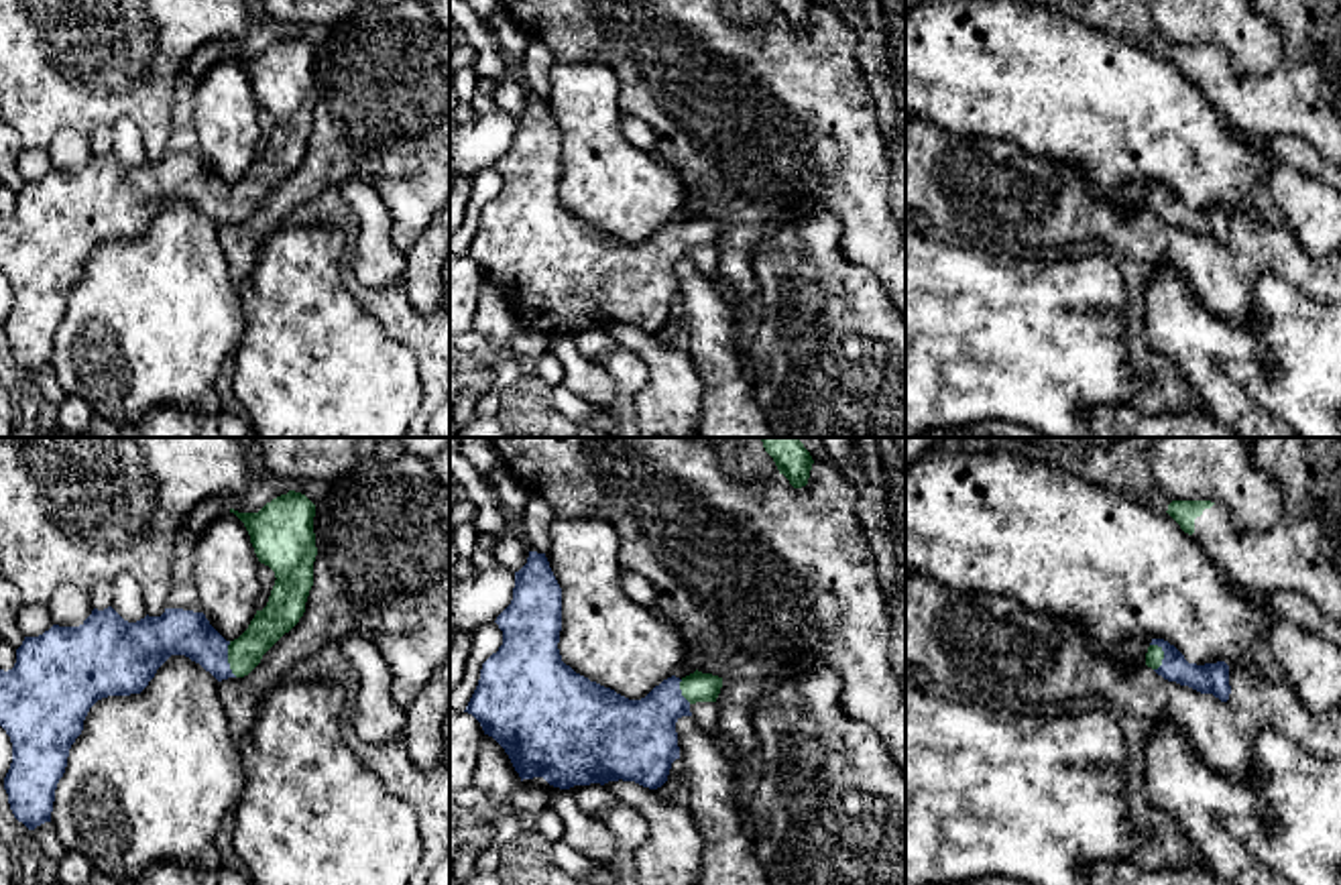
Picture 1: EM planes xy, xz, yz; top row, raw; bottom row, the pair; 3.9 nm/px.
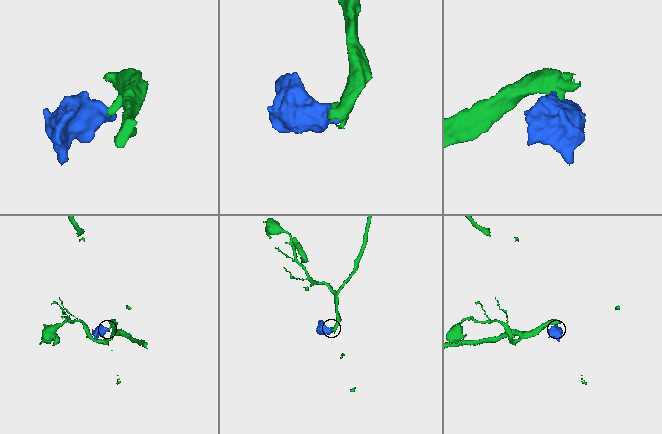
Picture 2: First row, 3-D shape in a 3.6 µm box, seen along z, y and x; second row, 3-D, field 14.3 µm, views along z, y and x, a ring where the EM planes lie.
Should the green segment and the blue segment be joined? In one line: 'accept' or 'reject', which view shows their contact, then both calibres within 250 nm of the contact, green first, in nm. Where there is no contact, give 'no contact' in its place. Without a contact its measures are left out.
accept | xy | 140/180 nm

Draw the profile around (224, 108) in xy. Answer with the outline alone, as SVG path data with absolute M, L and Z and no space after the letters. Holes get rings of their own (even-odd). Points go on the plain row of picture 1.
M234 57L216 61L193 94L191 128L201 157L226 183L238 183L256 159L258 102L244 67Z

